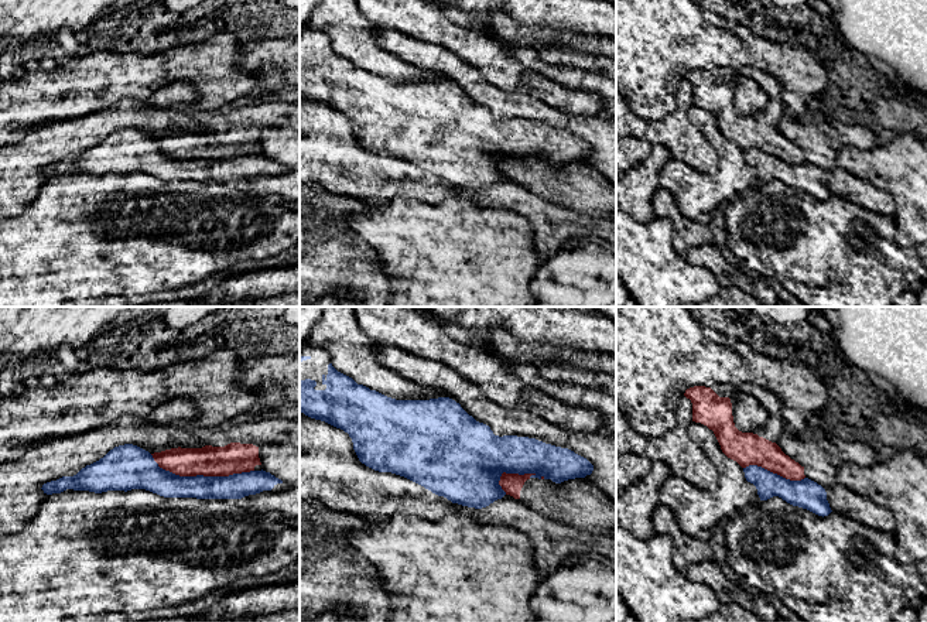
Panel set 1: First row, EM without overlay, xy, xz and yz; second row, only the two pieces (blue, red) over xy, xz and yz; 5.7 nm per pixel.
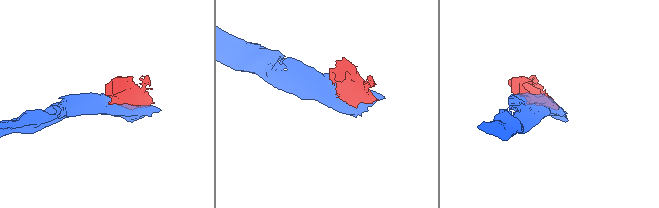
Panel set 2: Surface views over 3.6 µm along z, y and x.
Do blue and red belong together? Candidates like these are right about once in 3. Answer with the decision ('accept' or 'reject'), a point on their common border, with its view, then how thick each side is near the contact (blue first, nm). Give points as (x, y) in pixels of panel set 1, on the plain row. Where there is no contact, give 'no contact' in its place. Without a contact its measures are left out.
reject; contact xy (201, 159); calibres 150 and 180 nm

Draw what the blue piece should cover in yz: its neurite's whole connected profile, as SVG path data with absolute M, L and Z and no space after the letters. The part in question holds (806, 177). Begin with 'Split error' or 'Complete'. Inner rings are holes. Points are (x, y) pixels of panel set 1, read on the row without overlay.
Complete. M749 148L743 156L746 164L756 170L760 184L779 180L822 201L832 195L825 172L808 161L790 164L757 148Z

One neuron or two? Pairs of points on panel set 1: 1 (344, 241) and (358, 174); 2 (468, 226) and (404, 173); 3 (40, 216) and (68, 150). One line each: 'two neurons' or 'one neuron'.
1: two neurons
2: two neurons
3: two neurons

